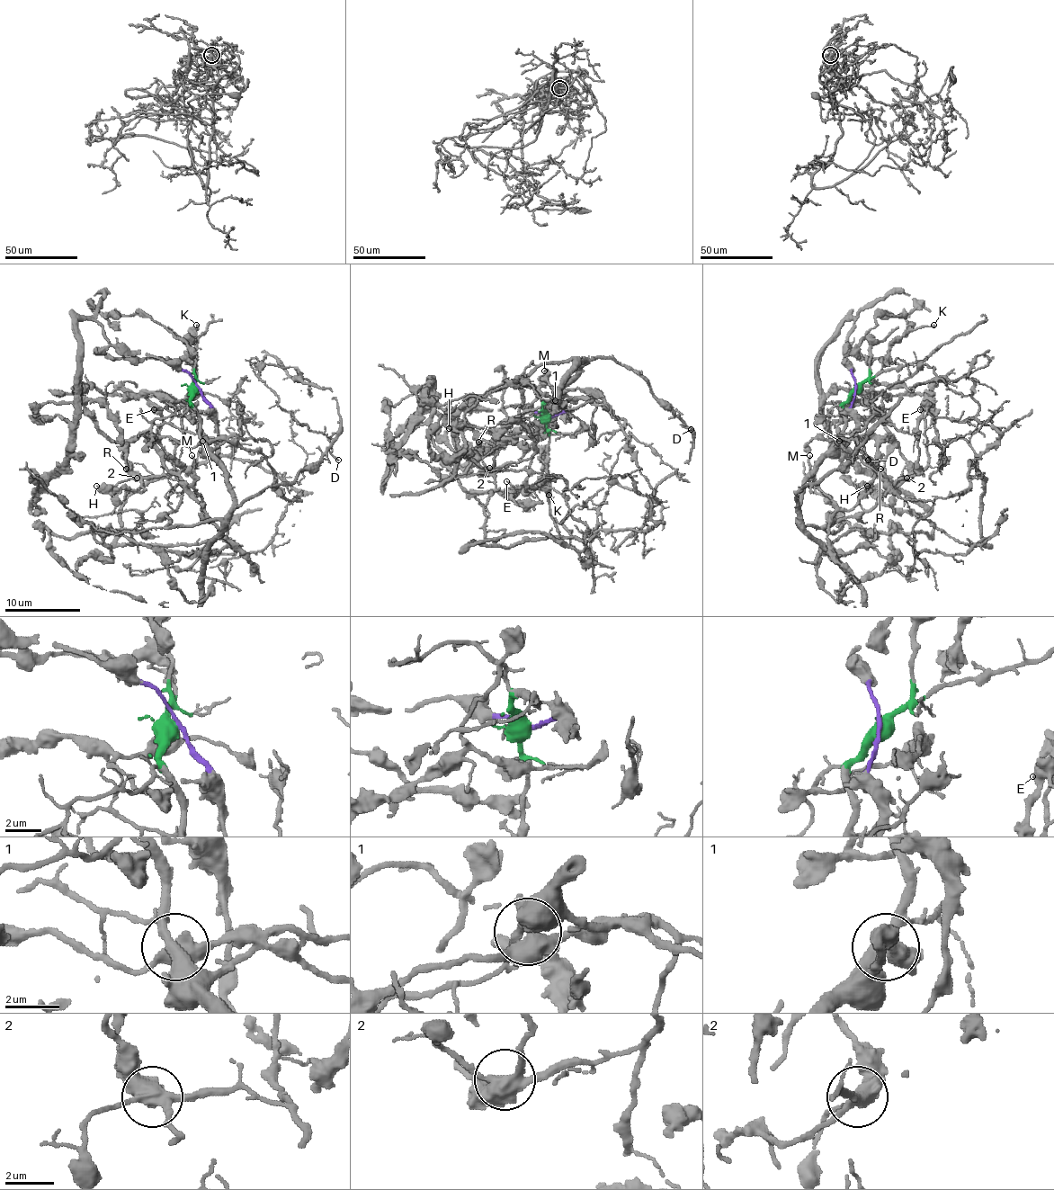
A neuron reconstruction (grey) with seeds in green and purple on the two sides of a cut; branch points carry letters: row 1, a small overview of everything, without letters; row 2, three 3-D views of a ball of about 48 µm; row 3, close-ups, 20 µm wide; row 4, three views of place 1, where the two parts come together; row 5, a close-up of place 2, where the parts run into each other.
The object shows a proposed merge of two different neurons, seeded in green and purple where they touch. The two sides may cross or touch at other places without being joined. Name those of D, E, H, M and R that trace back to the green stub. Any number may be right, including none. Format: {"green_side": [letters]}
{"green_side": ["D"]}

